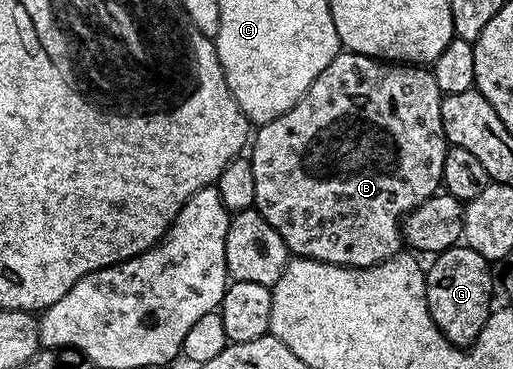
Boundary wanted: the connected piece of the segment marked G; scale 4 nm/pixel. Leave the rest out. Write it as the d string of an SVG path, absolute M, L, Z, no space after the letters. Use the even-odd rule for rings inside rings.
M466 244L451 246L445 252L434 255L426 267L427 283L425 284L425 300L429 304L429 316L433 316L433 324L454 346L469 348L477 340L481 328L489 320L493 303L491 303L491 289L497 286L497 282L491 279L492 263L487 261L481 252L473 252L473 248Z

